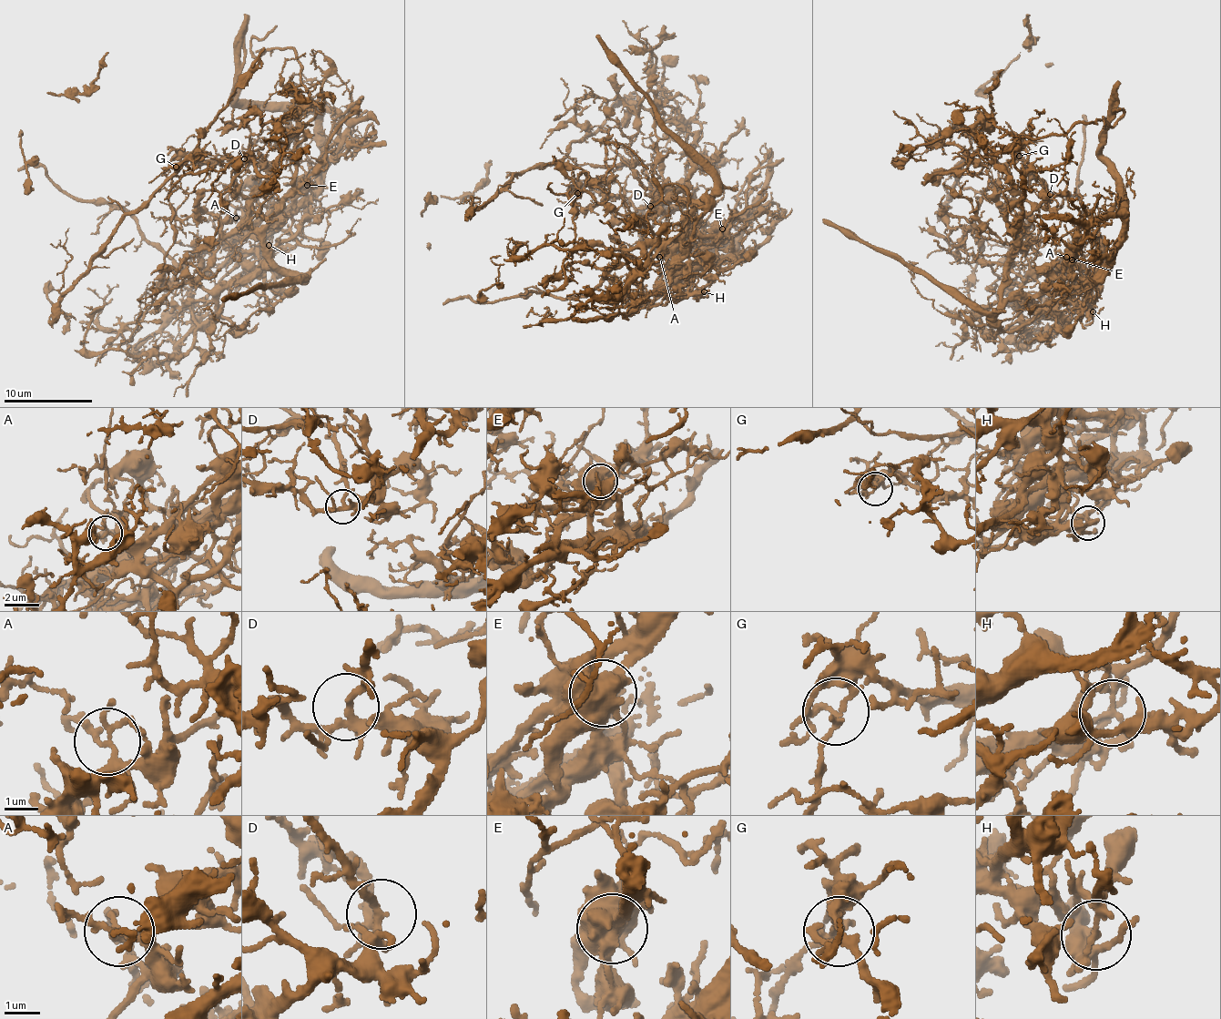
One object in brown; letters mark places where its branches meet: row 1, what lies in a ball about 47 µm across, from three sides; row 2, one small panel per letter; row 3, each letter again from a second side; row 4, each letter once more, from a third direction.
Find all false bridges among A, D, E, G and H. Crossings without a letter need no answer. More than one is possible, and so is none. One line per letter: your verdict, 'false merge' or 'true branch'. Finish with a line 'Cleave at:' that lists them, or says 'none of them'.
A: true branch
D: true branch
E: false merge
G: false merge
H: false merge
Cleave at: E, G, H

